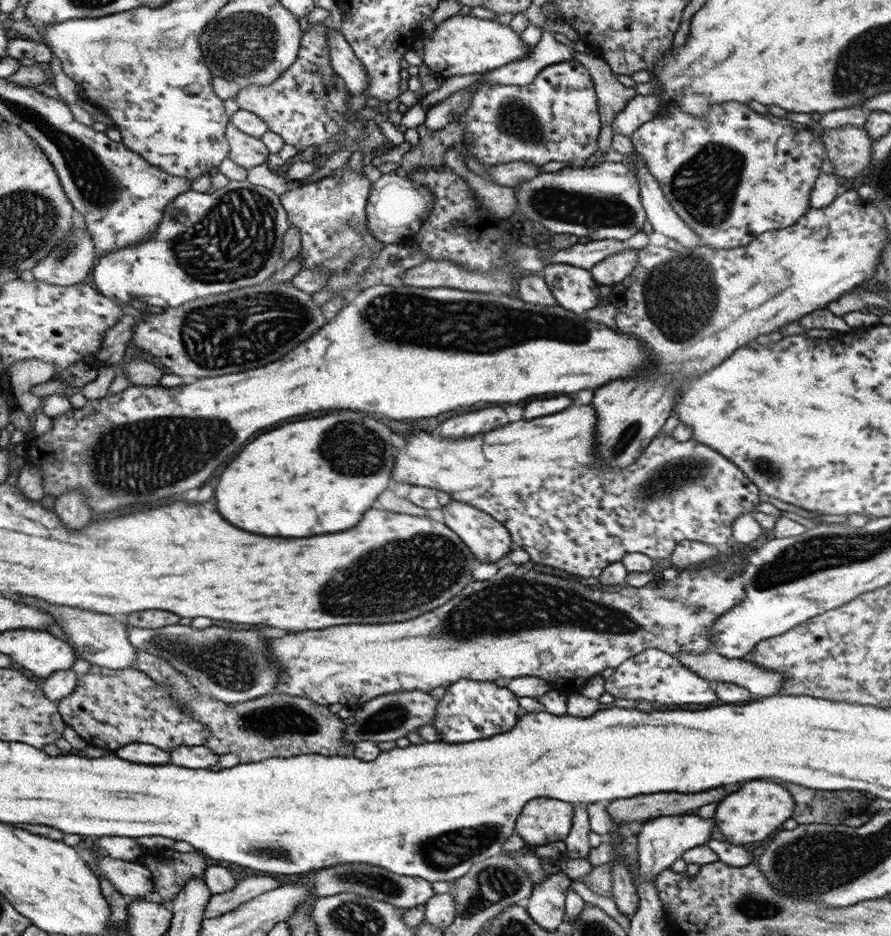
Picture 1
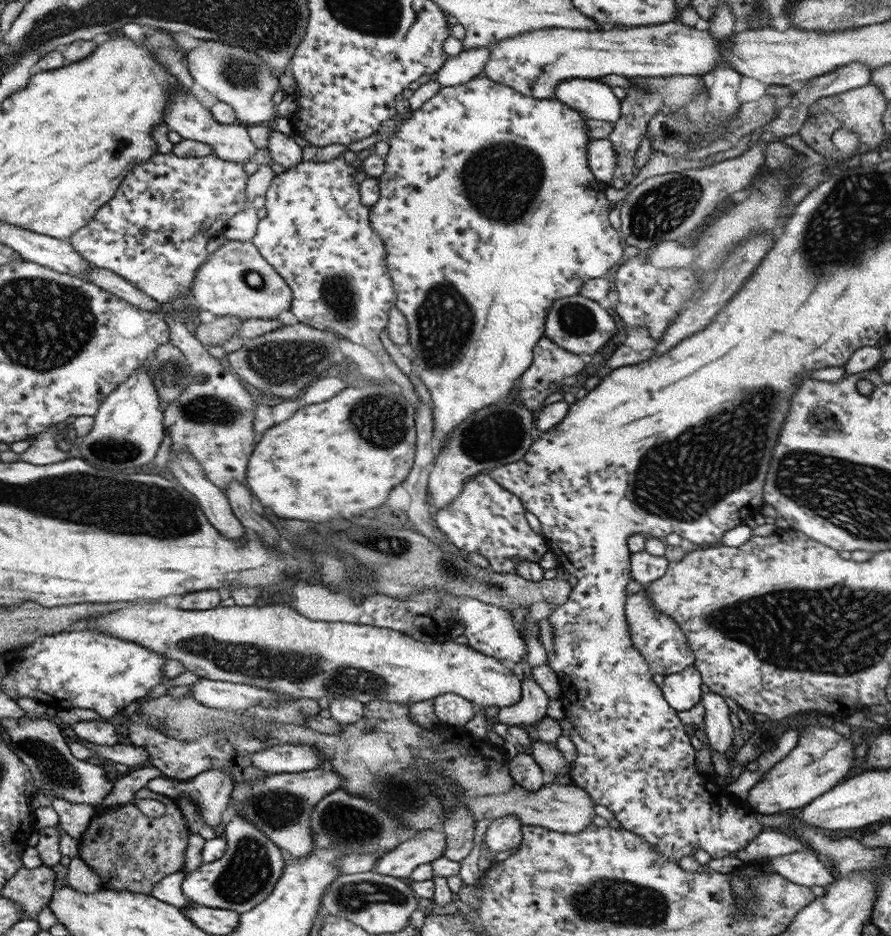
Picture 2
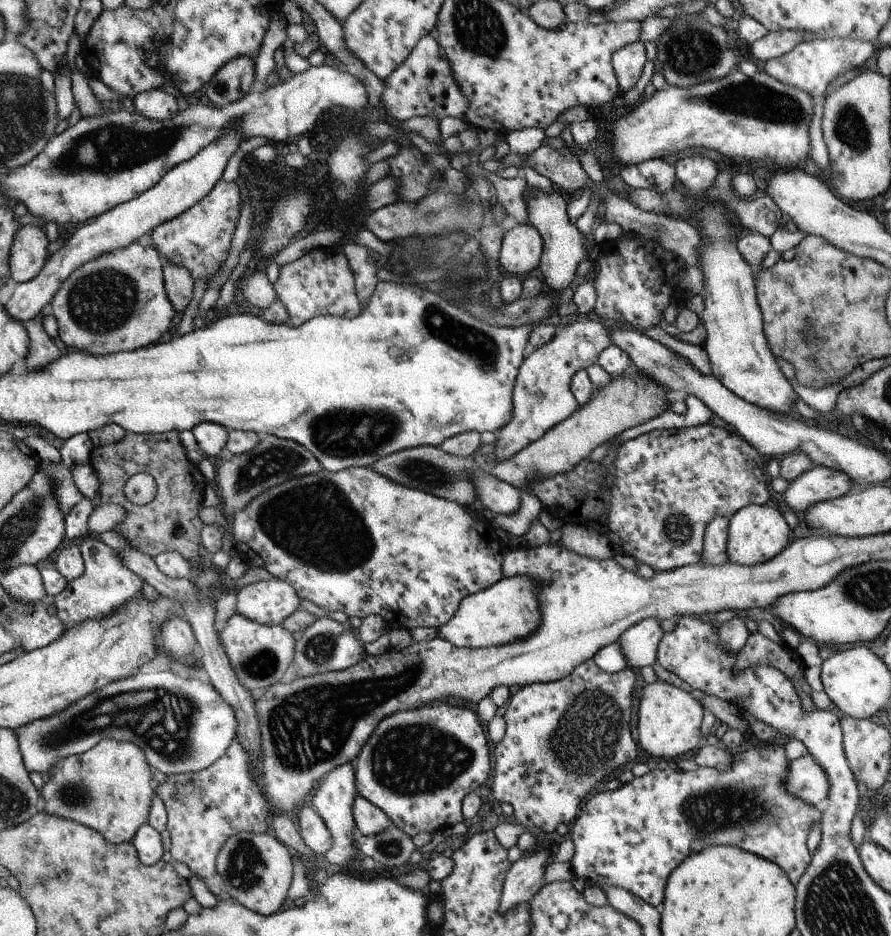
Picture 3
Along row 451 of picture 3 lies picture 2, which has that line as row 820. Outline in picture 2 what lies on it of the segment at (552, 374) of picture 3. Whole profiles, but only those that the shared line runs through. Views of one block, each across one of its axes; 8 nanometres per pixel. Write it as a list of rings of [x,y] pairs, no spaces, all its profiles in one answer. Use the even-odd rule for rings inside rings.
[[[516,815],[494,819],[483,839],[488,848],[488,859],[491,859],[492,852],[504,852],[518,847],[522,842],[523,825]]]

